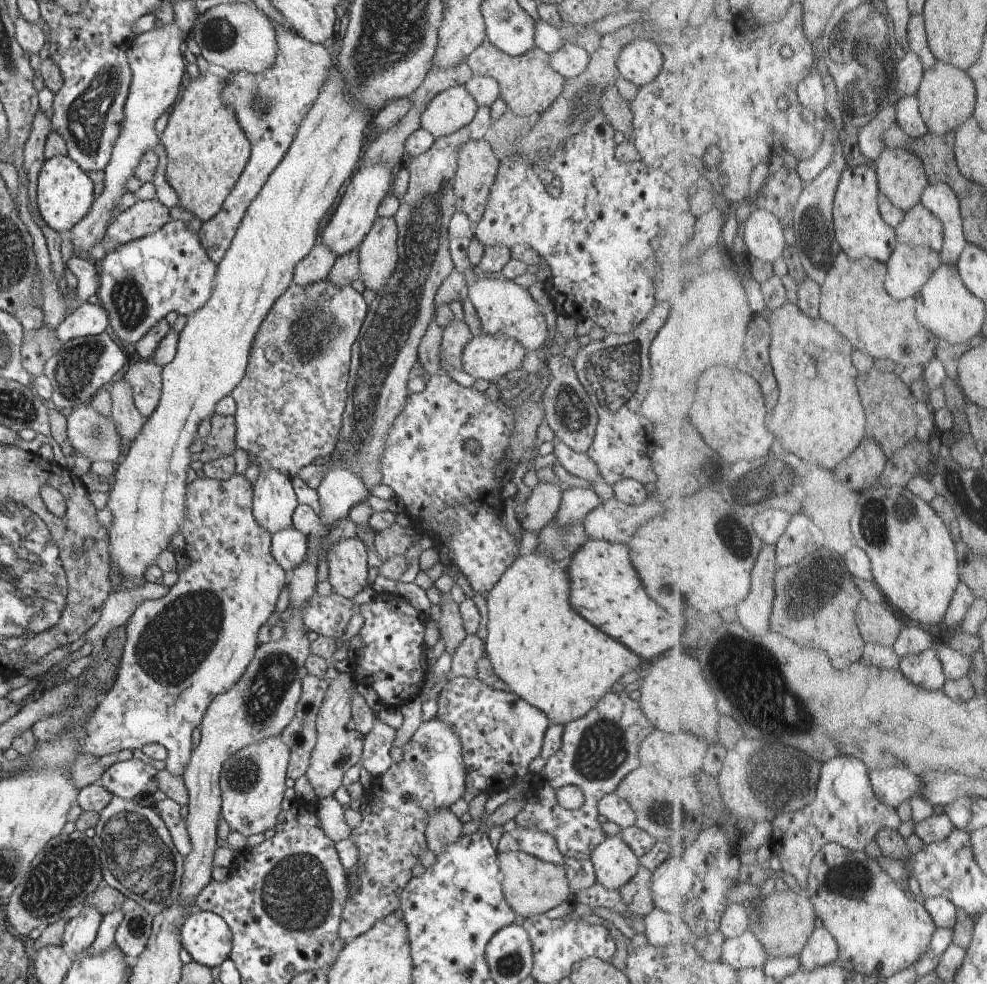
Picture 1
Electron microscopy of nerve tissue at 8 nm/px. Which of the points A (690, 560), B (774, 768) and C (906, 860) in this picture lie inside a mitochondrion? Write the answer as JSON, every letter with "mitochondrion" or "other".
{"A":"other","B":"mitochondrion","C":"other"}

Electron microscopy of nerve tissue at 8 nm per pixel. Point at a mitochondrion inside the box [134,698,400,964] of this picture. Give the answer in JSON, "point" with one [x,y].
{"point":[297,894]}

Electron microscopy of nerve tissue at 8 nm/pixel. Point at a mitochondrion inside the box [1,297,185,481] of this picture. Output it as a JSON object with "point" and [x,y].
{"point":[73,372]}

